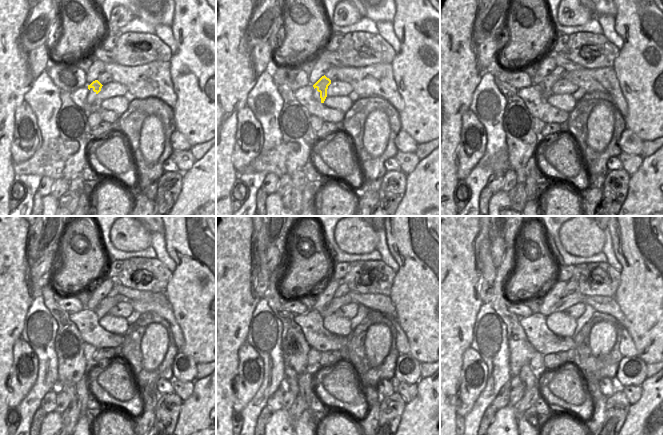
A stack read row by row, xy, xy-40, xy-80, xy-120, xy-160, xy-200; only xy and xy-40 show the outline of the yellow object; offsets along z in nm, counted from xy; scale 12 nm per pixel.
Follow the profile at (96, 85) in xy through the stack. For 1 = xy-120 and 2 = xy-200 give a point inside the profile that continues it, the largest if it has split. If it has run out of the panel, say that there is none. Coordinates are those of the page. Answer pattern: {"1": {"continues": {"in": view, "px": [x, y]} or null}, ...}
{"1": {"continues": {"in": "xy-120", "px": [105, 305]}}, "2": {"continues": {"in": "xy-200", "px": [566, 302]}}}

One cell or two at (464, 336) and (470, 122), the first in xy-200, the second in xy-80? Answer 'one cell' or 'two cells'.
two cells

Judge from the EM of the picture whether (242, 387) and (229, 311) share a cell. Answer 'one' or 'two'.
two

